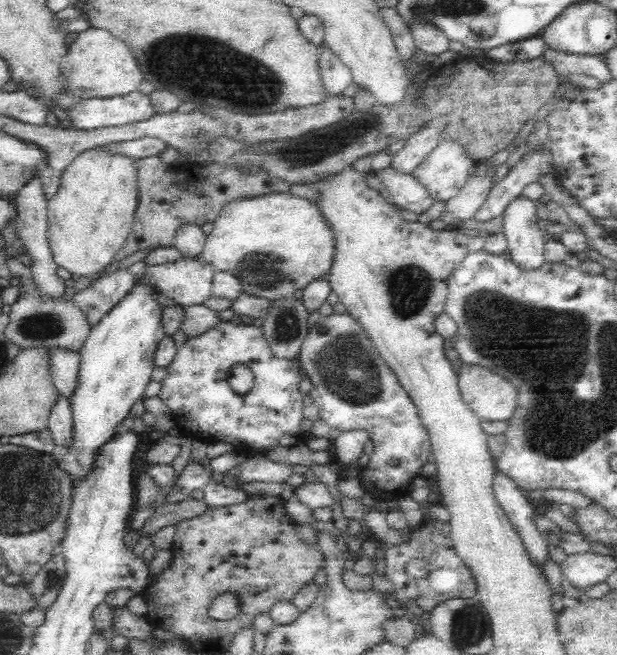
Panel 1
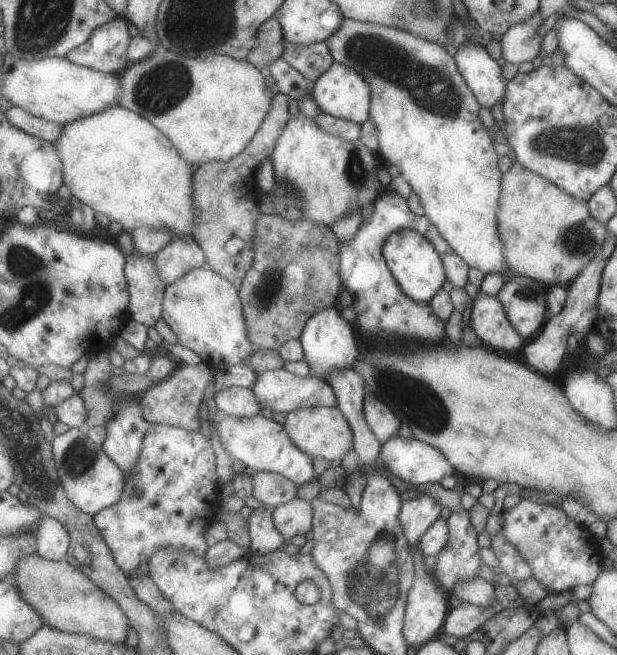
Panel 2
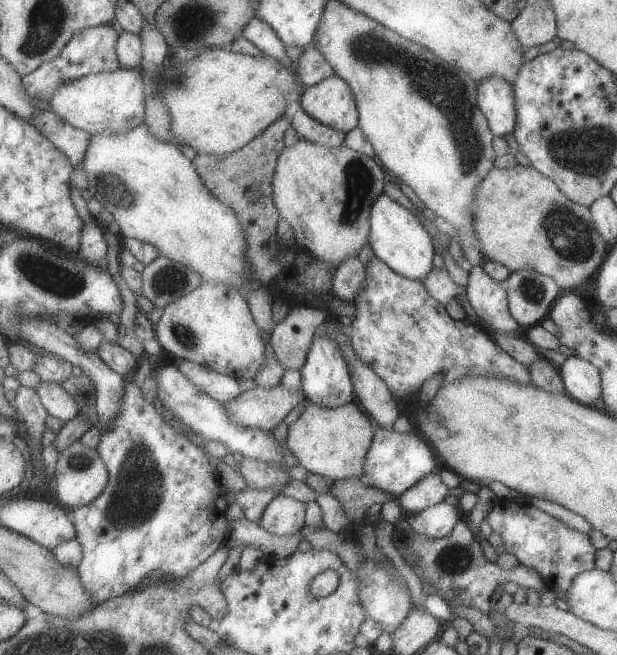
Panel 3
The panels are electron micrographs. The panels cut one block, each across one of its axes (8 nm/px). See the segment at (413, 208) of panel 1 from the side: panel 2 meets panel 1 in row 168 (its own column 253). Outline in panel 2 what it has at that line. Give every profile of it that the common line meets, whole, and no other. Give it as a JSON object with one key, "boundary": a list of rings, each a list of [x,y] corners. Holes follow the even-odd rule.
{"boundary":[[[281,367],[260,373],[255,381],[253,392],[257,395],[263,412],[283,412],[309,407],[337,407],[336,391],[329,382],[309,374],[306,377],[292,374]]]}

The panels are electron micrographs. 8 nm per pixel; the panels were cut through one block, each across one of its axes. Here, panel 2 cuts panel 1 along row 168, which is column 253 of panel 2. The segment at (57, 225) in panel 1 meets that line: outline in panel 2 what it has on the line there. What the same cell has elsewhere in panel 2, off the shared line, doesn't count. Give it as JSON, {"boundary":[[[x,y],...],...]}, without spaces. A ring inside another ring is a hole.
{"boundary":[[[160,45],[154,54],[134,64],[123,74],[124,92],[120,104],[148,118],[172,140],[191,164],[228,161],[251,144],[272,109],[277,92],[269,88],[268,75],[248,59],[239,60],[222,54],[196,59],[171,52]]]}

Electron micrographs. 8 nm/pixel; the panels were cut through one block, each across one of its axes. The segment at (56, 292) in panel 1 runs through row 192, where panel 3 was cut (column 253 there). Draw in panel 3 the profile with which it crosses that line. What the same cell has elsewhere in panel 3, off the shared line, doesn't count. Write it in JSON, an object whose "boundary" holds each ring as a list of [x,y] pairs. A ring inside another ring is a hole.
{"boundary":[[[256,16],[243,29],[243,34],[251,42],[254,42],[263,53],[283,61],[289,68],[292,68],[293,60],[290,60],[287,52],[285,52],[287,50],[286,44],[266,20]]]}

